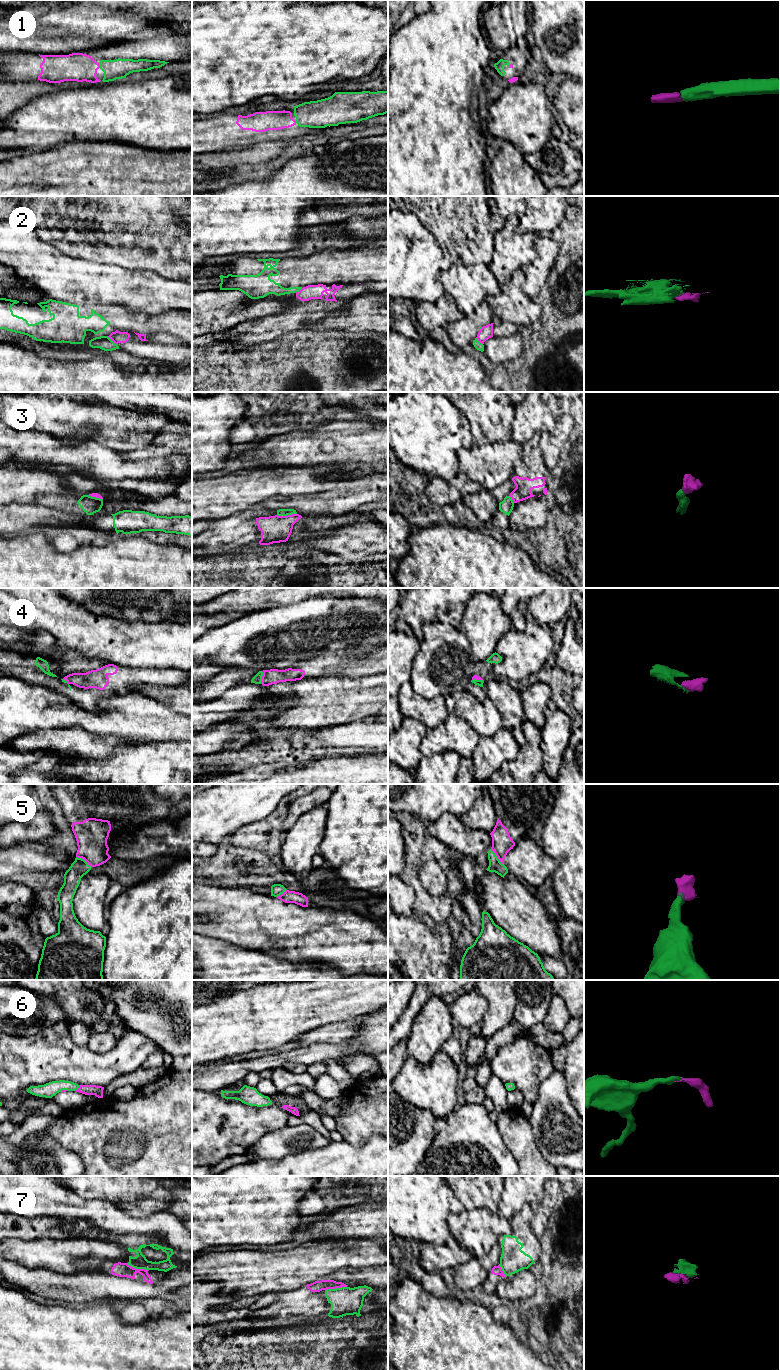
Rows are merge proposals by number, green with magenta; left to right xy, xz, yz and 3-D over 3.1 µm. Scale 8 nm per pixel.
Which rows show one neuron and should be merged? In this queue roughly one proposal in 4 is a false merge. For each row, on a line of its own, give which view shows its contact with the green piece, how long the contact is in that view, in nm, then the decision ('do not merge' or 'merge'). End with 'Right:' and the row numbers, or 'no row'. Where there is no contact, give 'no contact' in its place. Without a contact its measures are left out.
1: xy | 40 nm | merge
2: xy | 110 nm | do not merge
3: xz | 160 nm | do not merge
4: xz | 110 nm | merge
5: xy | 160 nm | merge
6: xy | 60 nm | merge
7: xy | 190 nm | do not merge
Right: 1, 4, 5, 6

